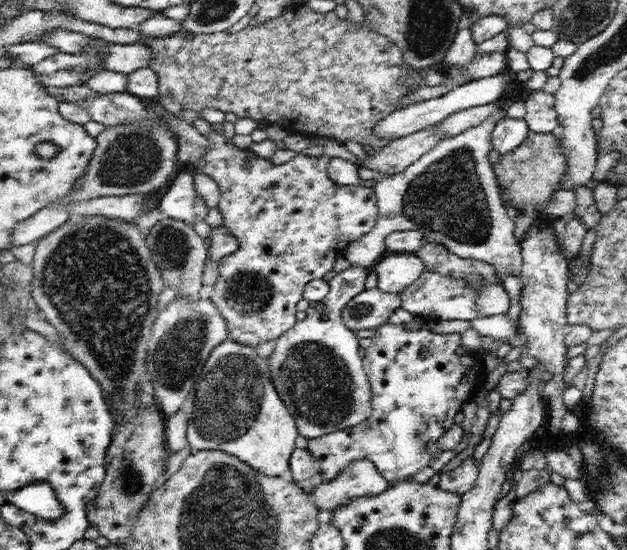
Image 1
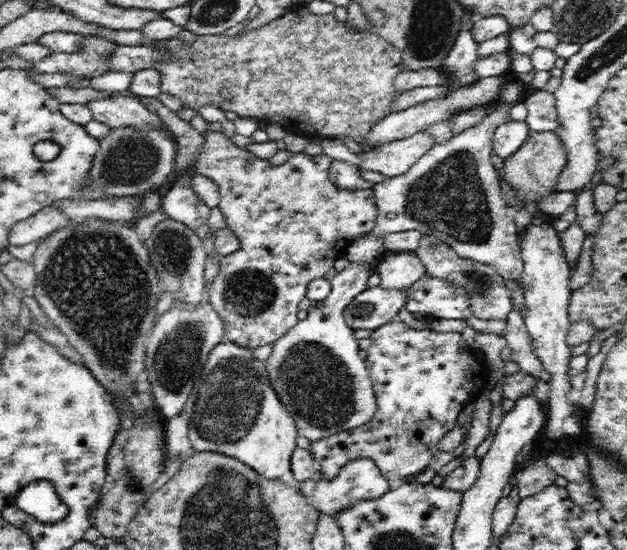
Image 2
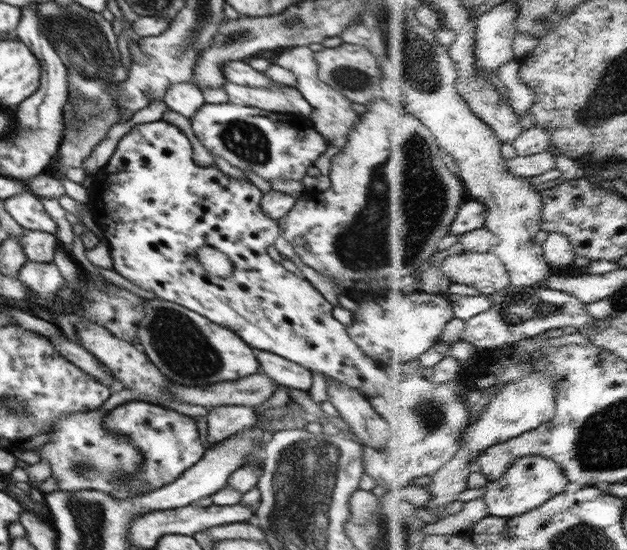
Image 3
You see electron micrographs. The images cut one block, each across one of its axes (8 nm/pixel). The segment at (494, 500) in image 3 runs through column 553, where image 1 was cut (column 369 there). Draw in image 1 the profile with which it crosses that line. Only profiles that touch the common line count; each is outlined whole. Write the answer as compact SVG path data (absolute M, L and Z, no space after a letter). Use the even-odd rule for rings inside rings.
M367 458L350 461L332 480L325 481L322 479L322 482L318 482L318 484L314 484L311 479L296 482L296 485L307 496L309 503L315 506L319 513L330 513L332 516L339 509L345 508L344 506L348 506L360 498L376 498L378 494L382 494L390 488L389 484L390 482L380 473L376 463Z

